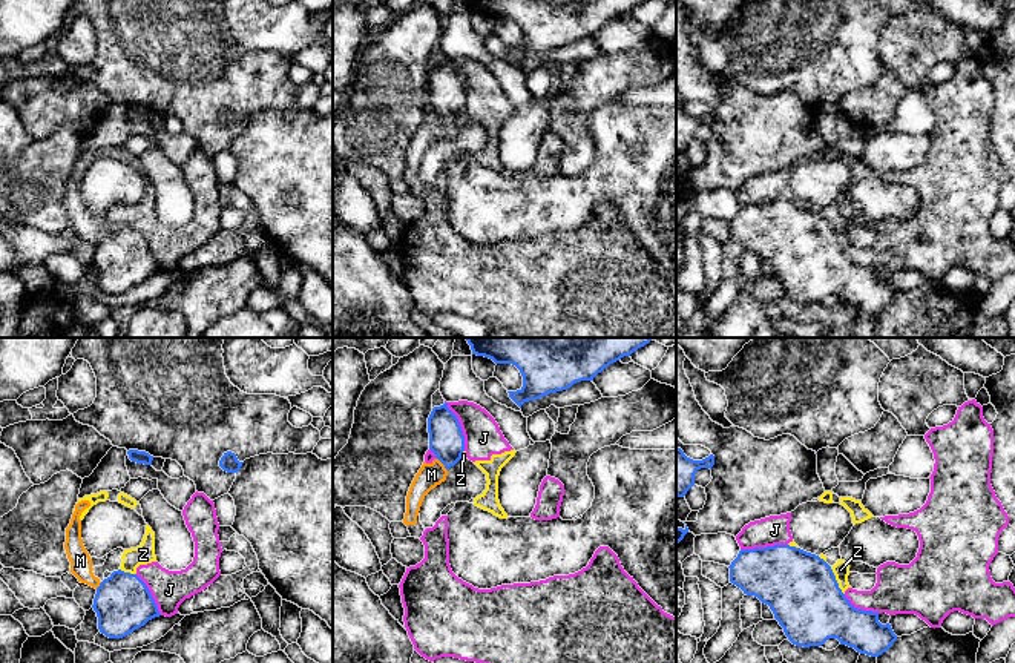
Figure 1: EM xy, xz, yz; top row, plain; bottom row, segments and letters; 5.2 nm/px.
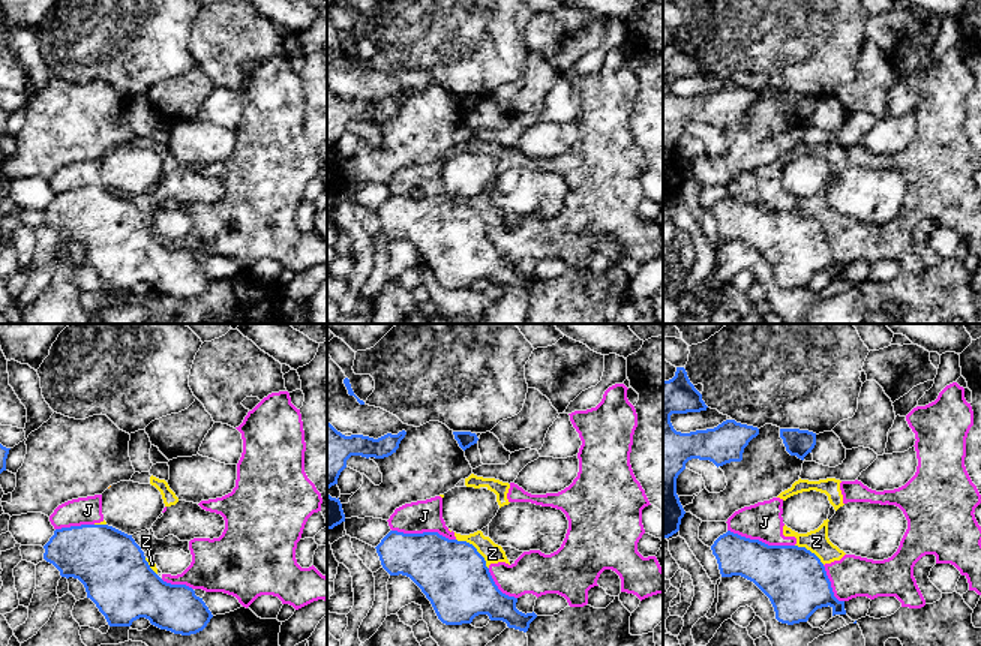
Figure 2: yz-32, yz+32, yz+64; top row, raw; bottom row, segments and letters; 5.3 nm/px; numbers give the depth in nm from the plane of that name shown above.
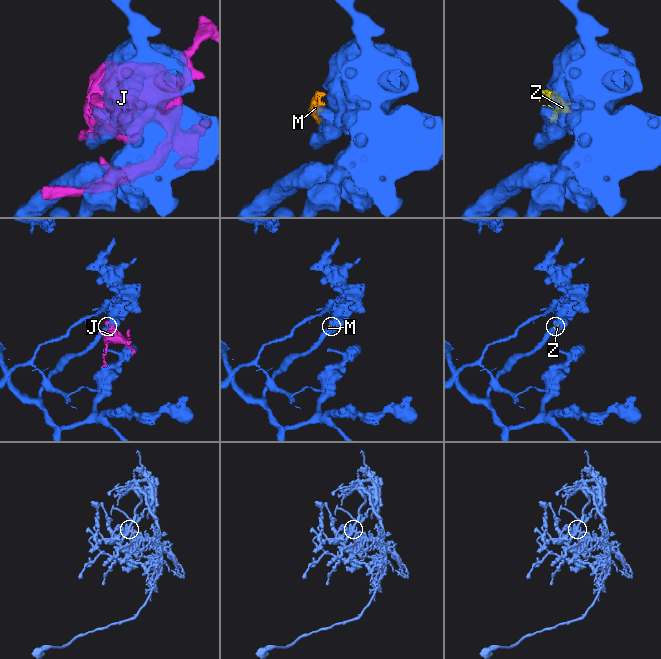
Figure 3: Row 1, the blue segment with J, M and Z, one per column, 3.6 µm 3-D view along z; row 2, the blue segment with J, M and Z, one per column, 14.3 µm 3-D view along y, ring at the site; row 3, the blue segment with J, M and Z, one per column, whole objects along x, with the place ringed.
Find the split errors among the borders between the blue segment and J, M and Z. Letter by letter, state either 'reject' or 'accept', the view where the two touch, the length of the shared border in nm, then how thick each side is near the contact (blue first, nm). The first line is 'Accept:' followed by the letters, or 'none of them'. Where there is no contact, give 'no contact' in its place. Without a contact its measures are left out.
Accept: none of them
J: reject | xz | 280 nm | 190/190 nm
M: reject | xz | 90 nm | 190/130 nm
Z: reject | yz | 170 nm | 380/90 nm

